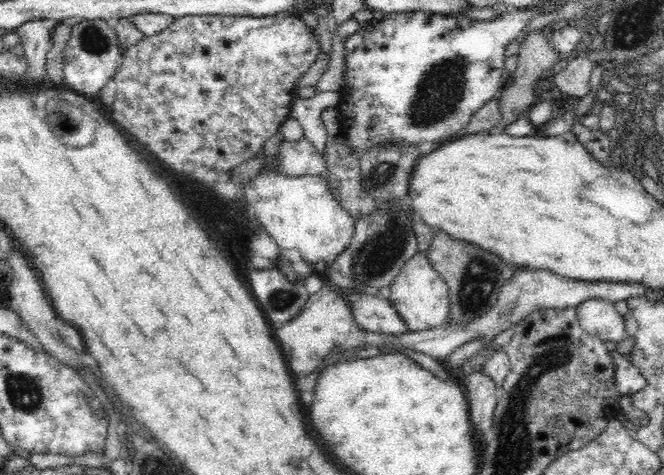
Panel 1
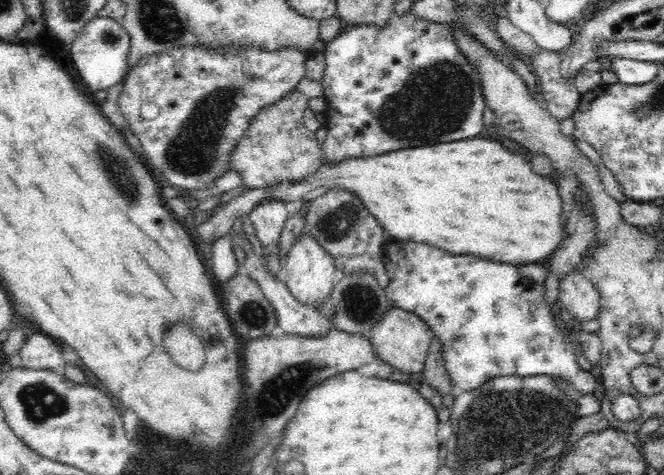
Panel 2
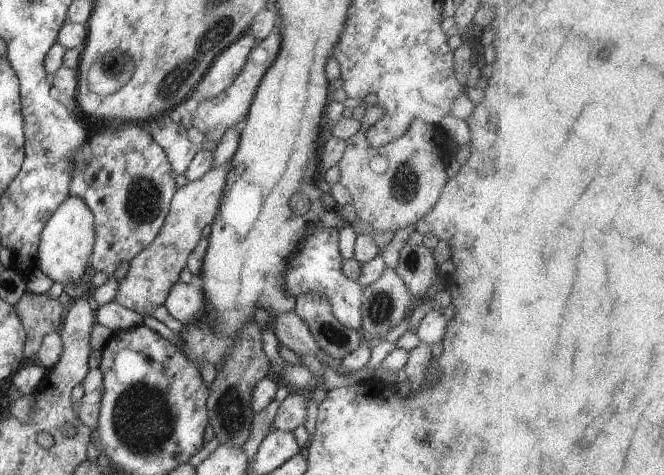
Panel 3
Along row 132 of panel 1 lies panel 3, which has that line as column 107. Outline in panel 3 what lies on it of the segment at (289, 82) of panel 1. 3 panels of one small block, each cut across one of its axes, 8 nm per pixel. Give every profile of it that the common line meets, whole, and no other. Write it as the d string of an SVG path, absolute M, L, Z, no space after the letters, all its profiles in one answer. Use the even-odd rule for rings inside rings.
M125 123L122 128L114 128L114 130L107 124L103 129L107 130L104 130L104 132L100 132L100 134L96 134L87 140L88 146L92 149L93 158L90 164L88 164L76 178L73 178L73 182L71 183L71 194L82 198L94 216L95 244L88 262L90 272L103 272L107 276L110 276L114 274L122 262L132 261L148 244L151 244L154 241L156 236L158 236L158 232L162 230L162 226L164 225L164 222L166 222L166 216L168 216L172 198L174 197L174 194L176 194L178 188L176 188L176 176L174 176L172 172L170 162L168 161L164 150L162 150L162 146L156 143L156 140L150 136L143 124Z

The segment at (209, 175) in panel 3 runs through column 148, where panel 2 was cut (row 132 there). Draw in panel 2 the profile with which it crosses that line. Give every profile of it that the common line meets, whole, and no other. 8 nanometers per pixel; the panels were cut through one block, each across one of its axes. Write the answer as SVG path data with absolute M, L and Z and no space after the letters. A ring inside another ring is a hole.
M294 90L264 107L256 118L252 118L244 138L240 138L240 142L234 146L229 160L229 172L236 171L242 175L243 187L264 191L282 182L300 182L319 166L323 150L316 134L304 125L304 111L308 107L309 98Z

